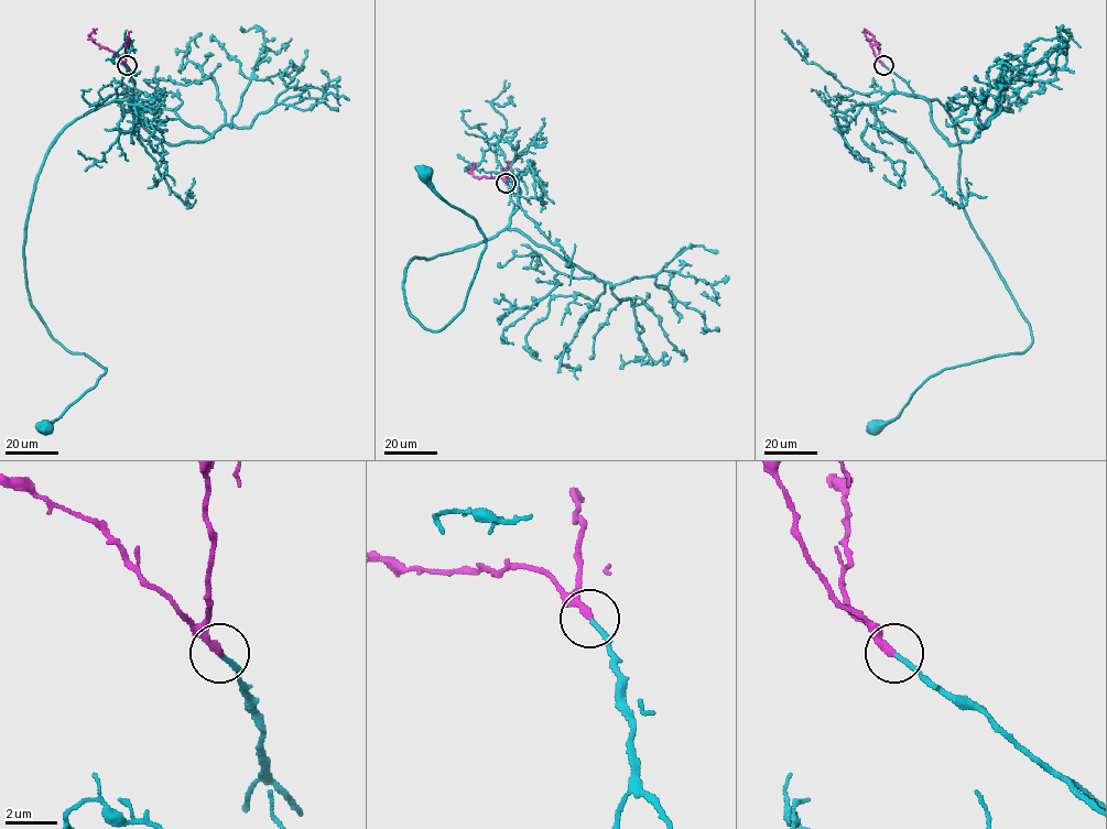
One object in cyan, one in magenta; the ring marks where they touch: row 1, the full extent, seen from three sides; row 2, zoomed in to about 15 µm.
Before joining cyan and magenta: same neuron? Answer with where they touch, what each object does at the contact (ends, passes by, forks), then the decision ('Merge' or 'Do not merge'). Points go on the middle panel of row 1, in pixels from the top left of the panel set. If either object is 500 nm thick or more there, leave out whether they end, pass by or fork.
Place: (506, 183). At the ring cyan ends. At the ring magenta ends. Merge

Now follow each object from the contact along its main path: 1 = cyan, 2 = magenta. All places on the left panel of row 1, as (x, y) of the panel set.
1: (127, 65), (132, 95), (88, 110), (60, 134), (28, 217), (31, 304), (52, 337), (106, 370), (43, 427)
2: (127, 65), (88, 35), (97, 29)

